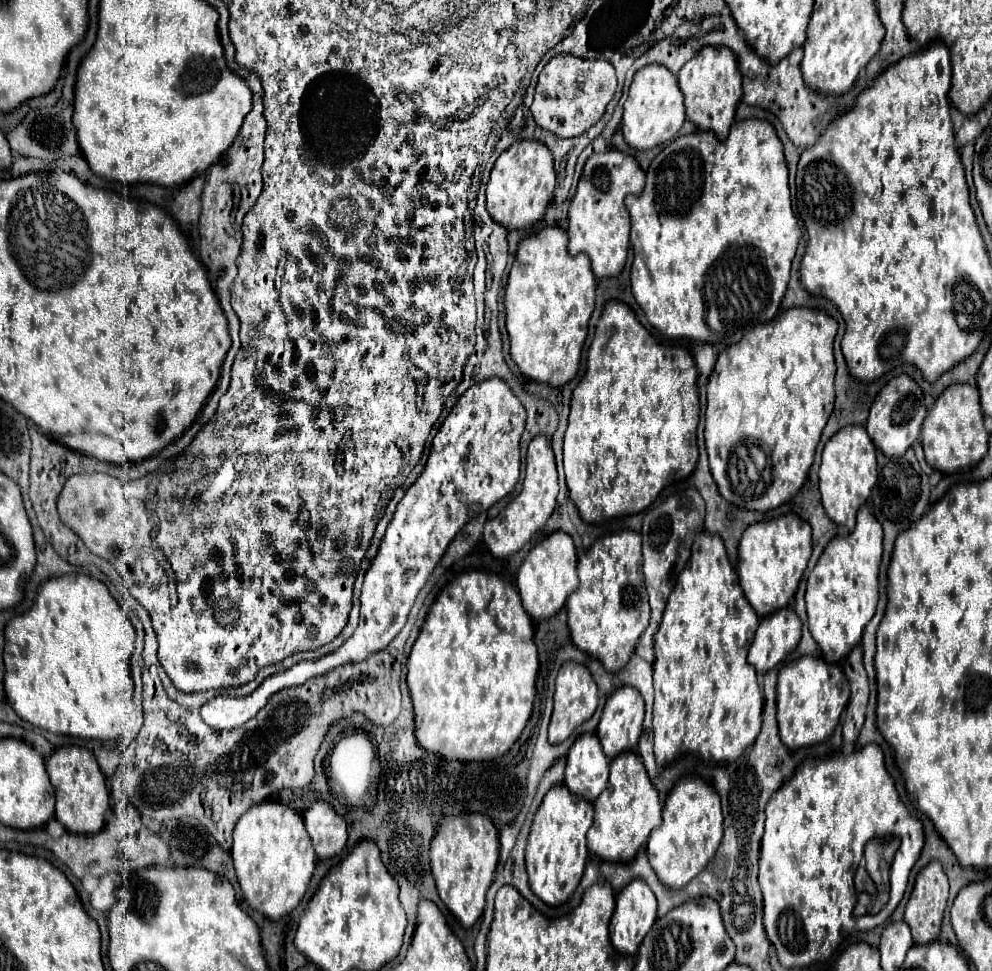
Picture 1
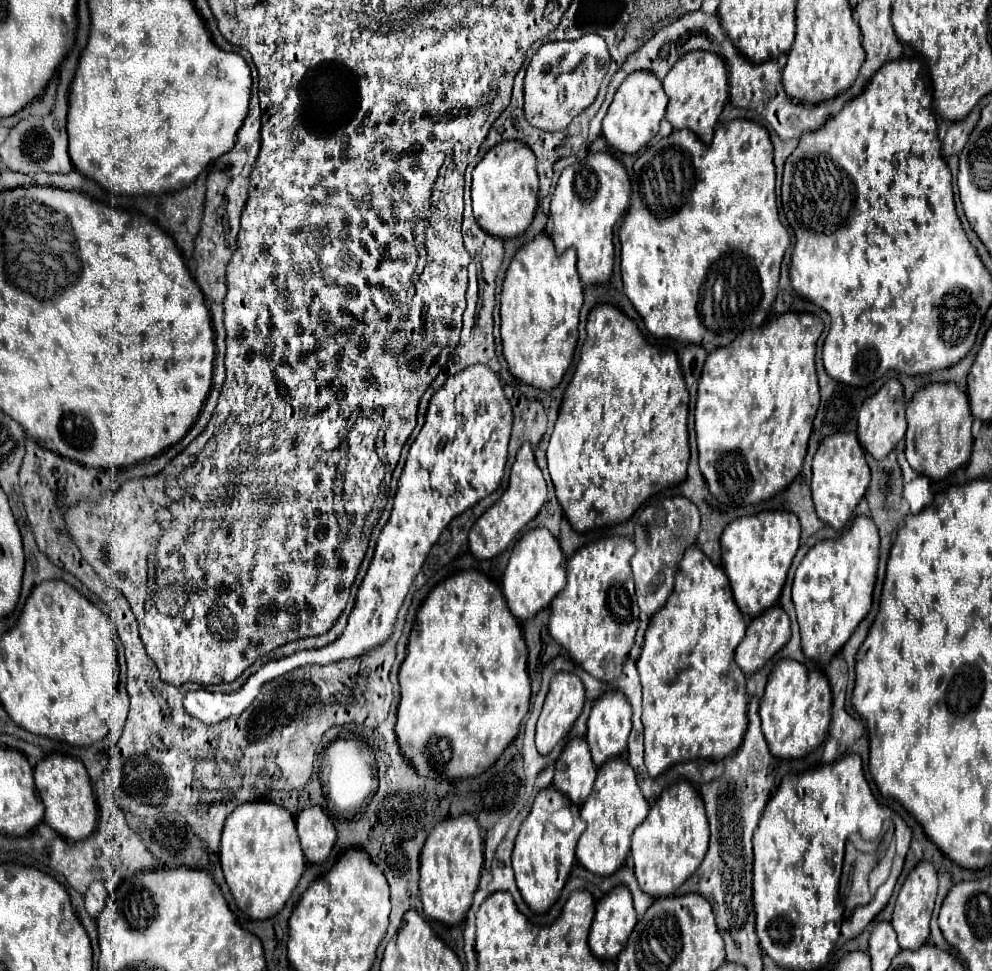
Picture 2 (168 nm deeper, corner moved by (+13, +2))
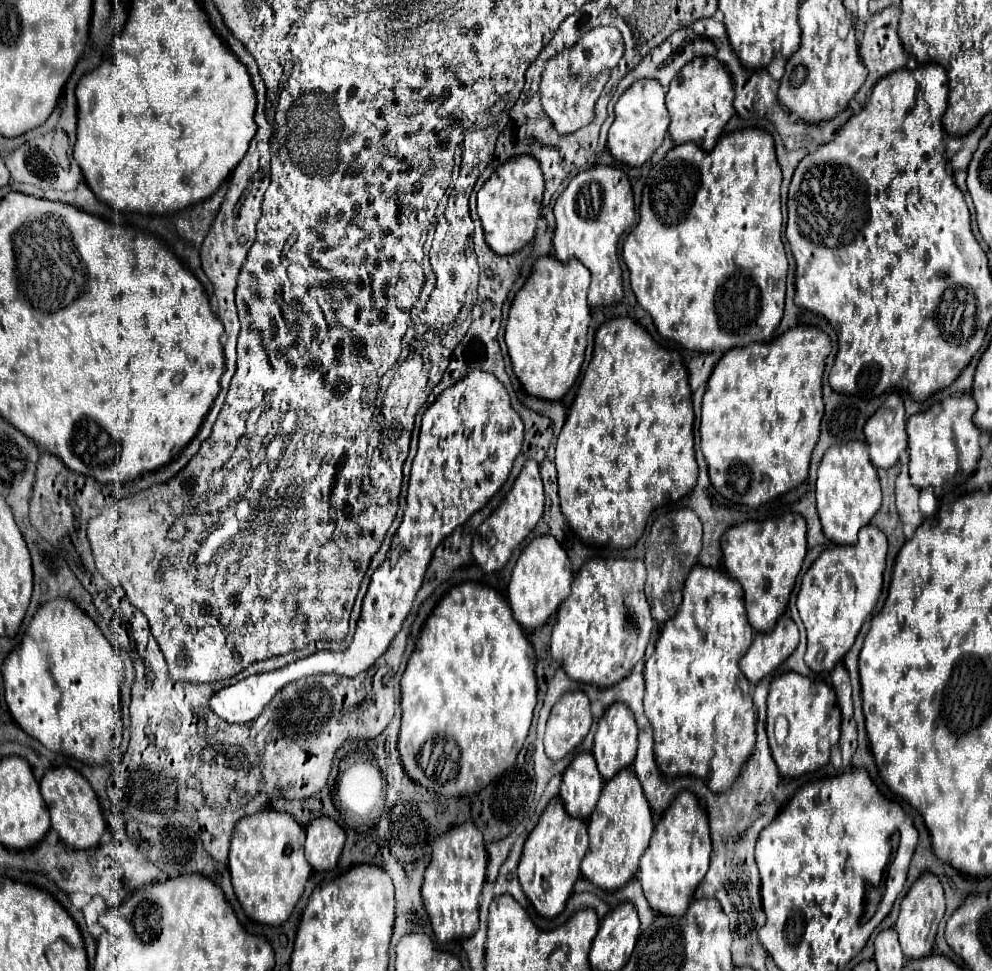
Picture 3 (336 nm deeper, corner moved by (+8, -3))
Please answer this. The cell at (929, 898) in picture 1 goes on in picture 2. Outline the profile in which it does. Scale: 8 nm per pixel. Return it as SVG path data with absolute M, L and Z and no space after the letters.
M920 862L904 880L898 898L896 898L896 906L894 906L894 916L892 916L892 926L898 934L898 944L900 948L906 950L916 950L922 944L926 944L928 934L930 934L930 916L934 910L934 898L936 898L936 886L938 886L938 878L936 878L936 870L930 862Z

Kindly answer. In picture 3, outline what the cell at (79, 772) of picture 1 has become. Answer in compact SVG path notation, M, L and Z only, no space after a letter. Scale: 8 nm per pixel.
M53 767L41 779L41 795L51 811L51 827L59 839L73 849L91 849L99 845L99 837L105 831L105 821L95 791L87 779L71 767Z

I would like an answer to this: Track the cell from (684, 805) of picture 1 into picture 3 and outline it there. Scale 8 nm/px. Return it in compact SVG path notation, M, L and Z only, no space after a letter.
M683 791L671 803L663 819L657 823L651 843L639 863L639 883L651 909L671 917L685 915L697 885L707 873L709 855L711 855L711 837L709 837L707 813L703 811L699 799L691 791Z

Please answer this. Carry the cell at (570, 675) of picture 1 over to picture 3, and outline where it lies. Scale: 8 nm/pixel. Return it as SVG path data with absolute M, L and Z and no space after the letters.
M583 691L565 693L551 709L545 731L545 753L559 761L573 751L589 733L593 723L589 711L589 697Z

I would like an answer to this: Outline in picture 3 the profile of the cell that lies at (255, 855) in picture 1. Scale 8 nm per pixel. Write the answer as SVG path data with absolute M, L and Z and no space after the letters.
M263 809L237 823L231 839L229 871L235 895L247 917L263 925L281 925L289 919L311 875L303 845L305 831L287 813Z

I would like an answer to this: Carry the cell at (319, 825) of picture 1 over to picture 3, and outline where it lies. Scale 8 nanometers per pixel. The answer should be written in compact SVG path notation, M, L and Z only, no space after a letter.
M319 817L307 825L305 857L315 871L331 871L343 851L345 831L331 819Z

